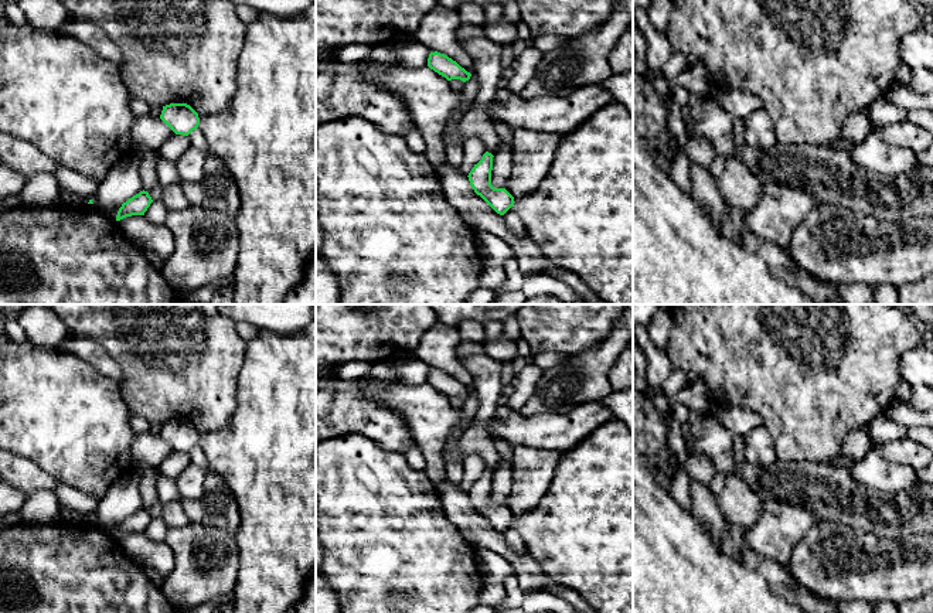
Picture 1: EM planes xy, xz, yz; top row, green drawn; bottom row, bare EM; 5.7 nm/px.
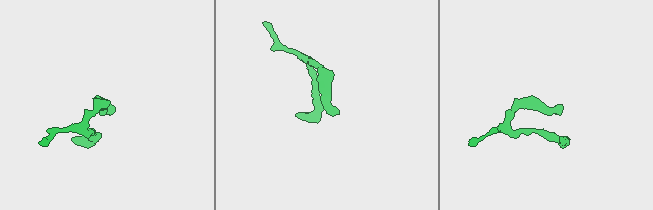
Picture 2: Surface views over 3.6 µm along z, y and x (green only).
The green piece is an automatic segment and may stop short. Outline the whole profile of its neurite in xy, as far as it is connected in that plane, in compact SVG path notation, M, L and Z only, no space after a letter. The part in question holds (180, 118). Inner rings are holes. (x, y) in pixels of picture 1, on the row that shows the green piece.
M316 0L300 16L279 18L269 13L259 13L258 18L246 24L246 37L236 65L236 92L225 109L215 115L198 118L198 113L187 103L170 103L163 106L160 119L176 133L188 136L197 127L208 143L208 150L219 157L231 171L235 188L239 194L239 210L235 215L239 231L239 253L236 268L231 276L235 304L285 304L289 292L304 279L306 265L316 252Z

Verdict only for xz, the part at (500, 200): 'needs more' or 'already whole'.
already whole

